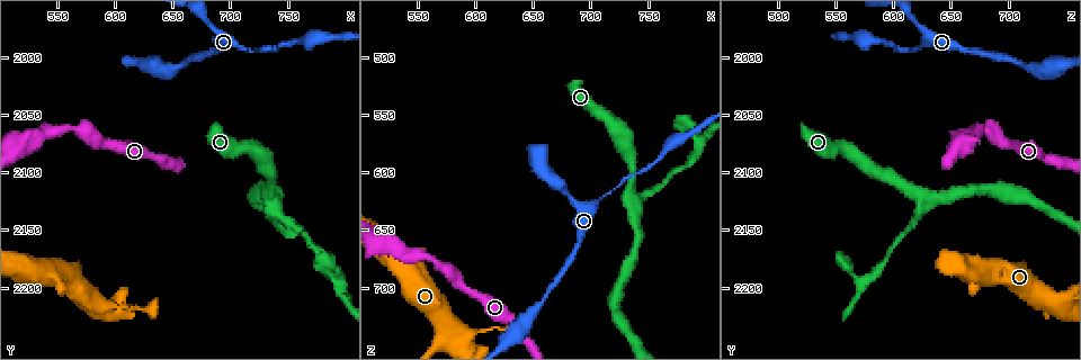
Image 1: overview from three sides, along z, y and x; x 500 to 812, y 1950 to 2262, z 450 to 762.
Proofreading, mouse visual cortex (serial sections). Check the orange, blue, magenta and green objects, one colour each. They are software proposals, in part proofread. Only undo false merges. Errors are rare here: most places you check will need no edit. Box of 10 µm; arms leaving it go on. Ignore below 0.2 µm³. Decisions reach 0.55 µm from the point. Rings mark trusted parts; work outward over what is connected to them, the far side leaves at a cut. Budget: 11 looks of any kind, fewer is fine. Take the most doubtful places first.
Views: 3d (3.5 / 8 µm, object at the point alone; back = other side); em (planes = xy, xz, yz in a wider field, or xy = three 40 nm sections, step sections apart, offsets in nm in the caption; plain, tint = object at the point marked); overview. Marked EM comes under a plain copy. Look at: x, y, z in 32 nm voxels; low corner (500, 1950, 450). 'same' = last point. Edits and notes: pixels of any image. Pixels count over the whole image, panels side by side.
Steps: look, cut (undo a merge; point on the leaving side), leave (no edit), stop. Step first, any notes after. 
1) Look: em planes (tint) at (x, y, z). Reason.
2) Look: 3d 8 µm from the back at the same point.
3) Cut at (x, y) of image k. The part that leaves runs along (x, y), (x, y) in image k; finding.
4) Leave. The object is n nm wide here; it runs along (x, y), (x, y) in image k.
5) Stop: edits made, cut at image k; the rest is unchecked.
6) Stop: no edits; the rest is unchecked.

Look: 3d 3.5 µm at (718, 1996, 620). Thick turns thin.

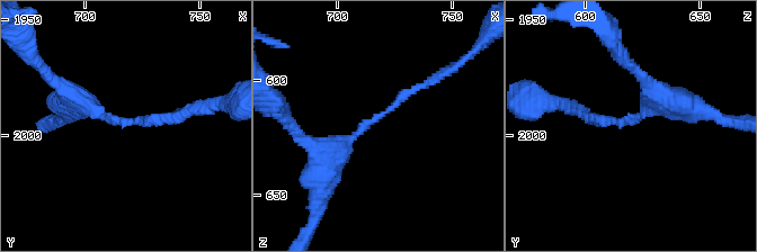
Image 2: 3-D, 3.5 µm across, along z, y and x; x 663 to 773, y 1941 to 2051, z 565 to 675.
Look: em xy step 3 (tint) at (715, 1995, 619). The arms are 150, 350 nm wide; need the tissue.

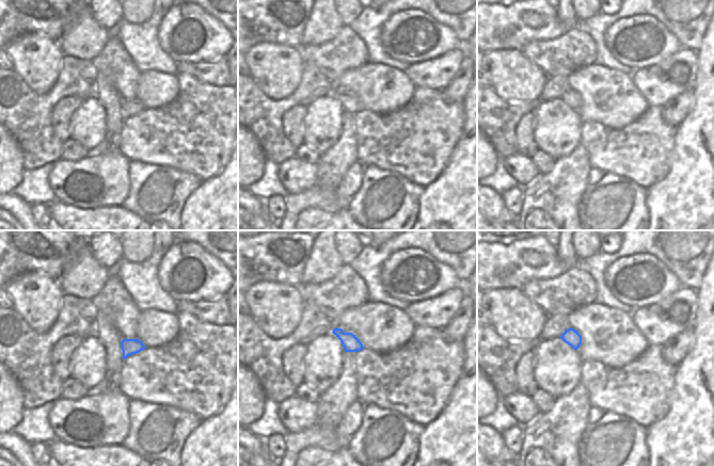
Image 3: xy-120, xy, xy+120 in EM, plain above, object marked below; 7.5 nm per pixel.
Look: em xy step 2 (tint) at the same point. Another direction.

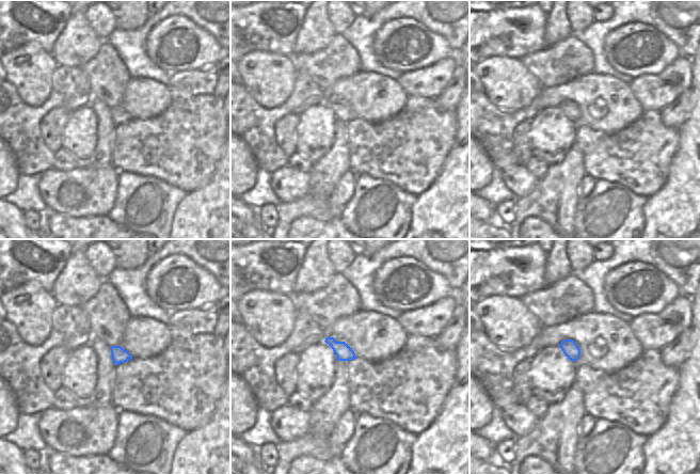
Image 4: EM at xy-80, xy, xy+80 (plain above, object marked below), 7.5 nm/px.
Leave. It runs along (323, 176), (344, 144), (434, 81) in image 2; continuous, no second cell.

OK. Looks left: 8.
Look: 3d 3.5 µm at (736, 2122, 622).

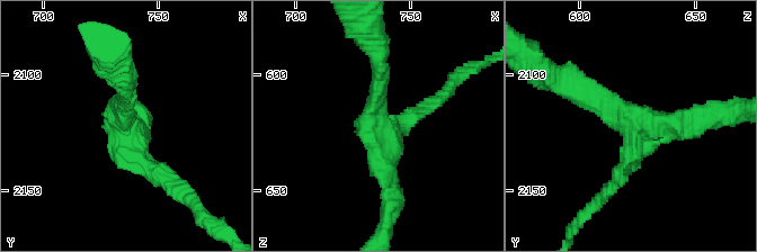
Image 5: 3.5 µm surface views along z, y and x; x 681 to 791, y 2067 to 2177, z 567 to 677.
Look: em planes (tint) at (736, 2123, 625). 3 arms meet here; the arms are 250, 300, 300 nm wide; shape alone is not enough.

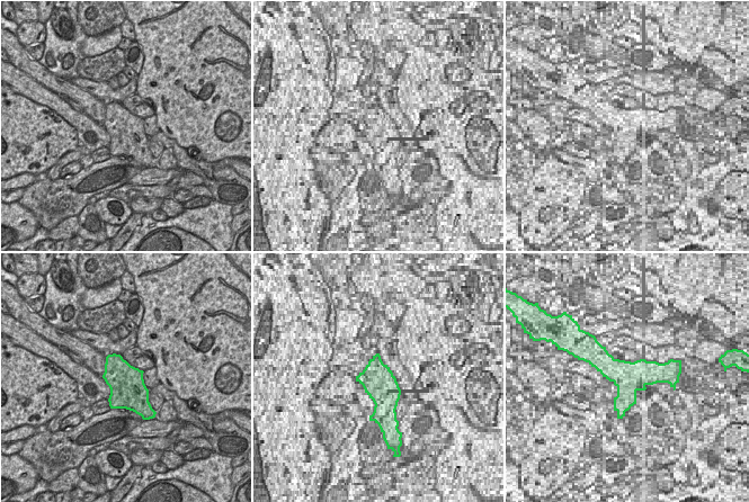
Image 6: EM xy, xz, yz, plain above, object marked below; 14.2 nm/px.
Look: em xy step 3 (tint) at the same point.

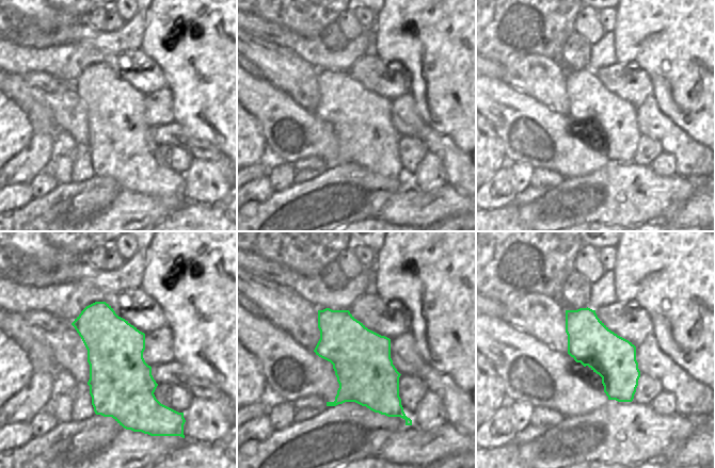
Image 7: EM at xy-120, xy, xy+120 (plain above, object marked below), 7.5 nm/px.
Leave. It runs along (578, 87), (635, 128), (705, 115) in image 5; continuous, no second cell.

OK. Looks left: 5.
Look: 3d 3.5 µm at (794, 2196, 574). Abrupt turn.

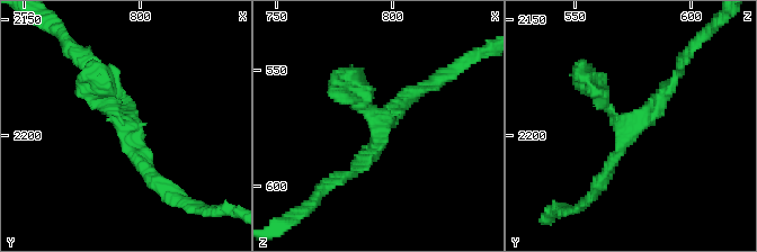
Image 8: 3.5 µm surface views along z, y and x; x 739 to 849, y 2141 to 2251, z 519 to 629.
Look: em planes (tint) at (793, 2196, 573). Now the EM.

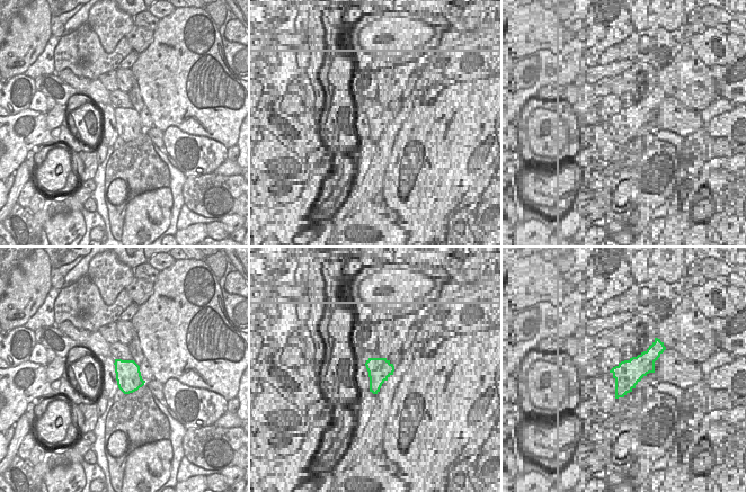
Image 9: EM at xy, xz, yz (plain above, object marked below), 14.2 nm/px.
Leave. It runs along (680, 72), (631, 124), (582, 75) in image 8; all the same cell.

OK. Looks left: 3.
Look: 3d 3.5 µm at (572, 2212, 740). Three-way junction.

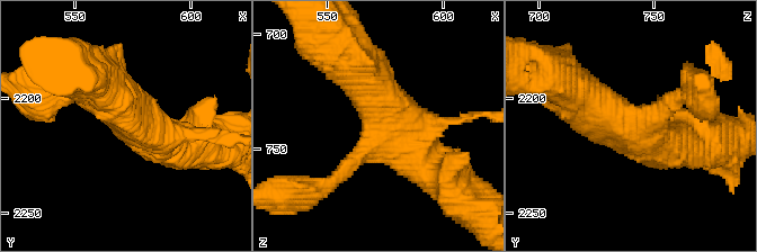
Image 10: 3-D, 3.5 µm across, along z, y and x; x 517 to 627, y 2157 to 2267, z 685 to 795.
Look: em xy step 1 (tint) at (574, 2209, 741).

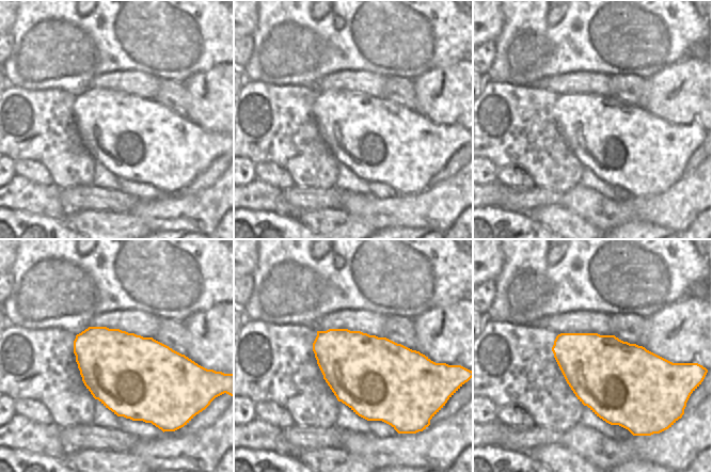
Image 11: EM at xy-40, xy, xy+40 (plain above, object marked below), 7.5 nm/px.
Leave. It runs along (356, 63), (428, 168) in image 10; all the same cell.

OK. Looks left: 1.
Stop: no edits; the rest is unchecked.

